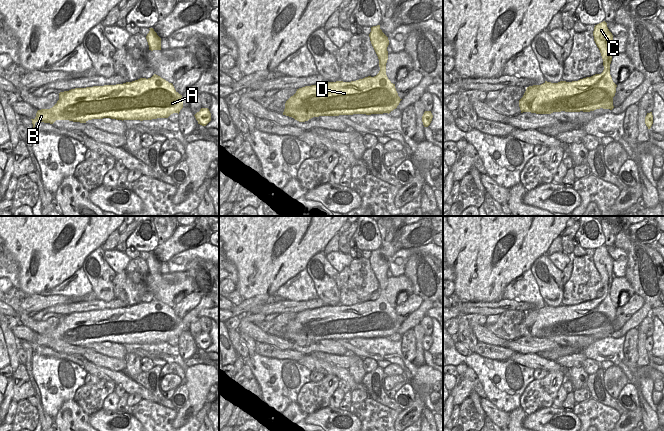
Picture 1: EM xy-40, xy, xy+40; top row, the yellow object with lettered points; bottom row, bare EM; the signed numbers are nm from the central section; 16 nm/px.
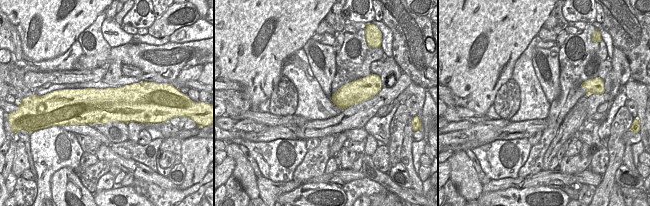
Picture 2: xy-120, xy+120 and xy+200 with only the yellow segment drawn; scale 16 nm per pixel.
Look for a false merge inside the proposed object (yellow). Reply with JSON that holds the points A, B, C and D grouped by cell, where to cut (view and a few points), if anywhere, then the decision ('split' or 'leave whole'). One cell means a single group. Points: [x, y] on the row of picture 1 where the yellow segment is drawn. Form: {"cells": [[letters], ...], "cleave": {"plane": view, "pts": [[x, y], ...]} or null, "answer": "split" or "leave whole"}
{"cells": [["A", "B", "C", "D"]], "cleave": null, "answer": "leave whole"}

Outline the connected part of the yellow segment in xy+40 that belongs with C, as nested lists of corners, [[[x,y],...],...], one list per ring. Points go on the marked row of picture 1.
[[[603,21],[595,25],[593,36],[603,59],[603,72],[578,81],[545,81],[541,85],[529,86],[519,100],[521,113],[590,112],[600,108],[614,108],[613,97],[617,85],[610,75],[613,35]]]

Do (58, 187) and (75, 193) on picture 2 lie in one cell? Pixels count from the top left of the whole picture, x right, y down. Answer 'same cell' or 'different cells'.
same cell

